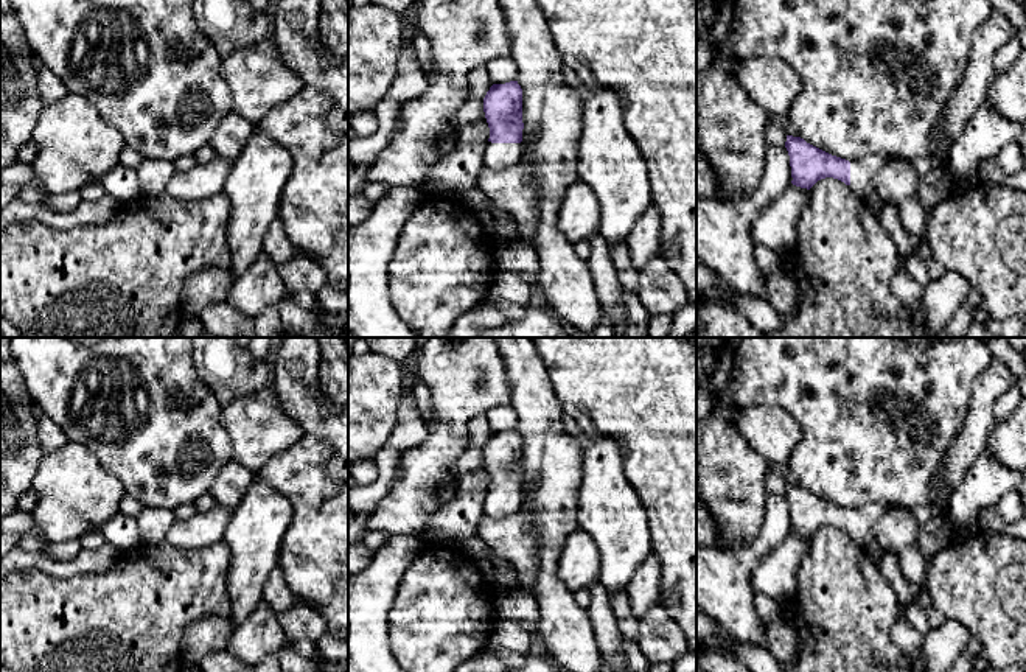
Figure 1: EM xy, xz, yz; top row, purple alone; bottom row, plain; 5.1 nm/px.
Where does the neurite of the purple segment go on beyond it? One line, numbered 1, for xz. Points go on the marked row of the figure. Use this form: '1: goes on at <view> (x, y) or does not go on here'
1: goes on at xz (498, 156)

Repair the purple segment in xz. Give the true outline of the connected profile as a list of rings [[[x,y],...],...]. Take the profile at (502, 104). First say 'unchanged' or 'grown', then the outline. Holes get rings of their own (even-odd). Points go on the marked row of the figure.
grown | [[[518,81],[493,84],[483,98],[490,138],[483,166],[504,170],[522,160],[522,89]]]

